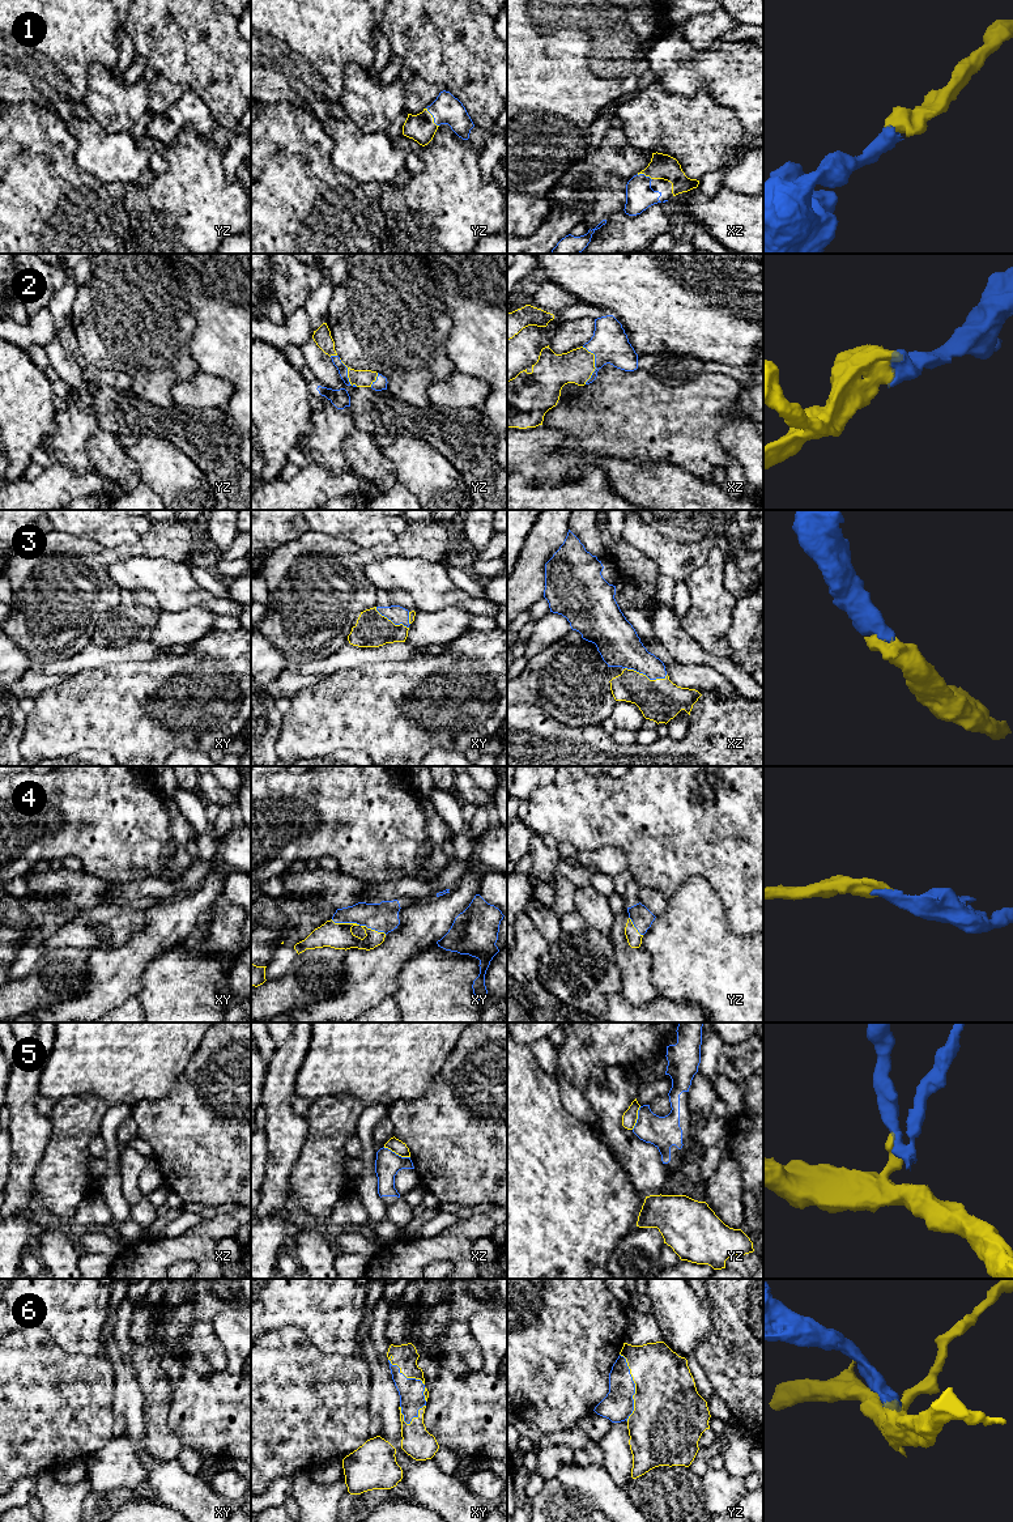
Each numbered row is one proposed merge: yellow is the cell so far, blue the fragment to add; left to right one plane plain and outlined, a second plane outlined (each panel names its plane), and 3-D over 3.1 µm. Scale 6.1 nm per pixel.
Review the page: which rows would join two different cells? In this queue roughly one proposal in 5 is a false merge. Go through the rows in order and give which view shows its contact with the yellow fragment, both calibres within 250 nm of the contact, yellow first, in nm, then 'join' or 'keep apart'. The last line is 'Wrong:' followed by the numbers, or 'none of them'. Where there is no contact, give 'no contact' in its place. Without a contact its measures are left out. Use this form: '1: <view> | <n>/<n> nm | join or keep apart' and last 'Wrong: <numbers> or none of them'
1: yz | 170/180 nm | join
2: xz | 200/240 nm | join
3: xz | 260/260 nm | join
4: xy | 160/180 nm | join
5: xz | 90/160 nm | keep apart
6: yz | 440/190 nm | join
Wrong: 5

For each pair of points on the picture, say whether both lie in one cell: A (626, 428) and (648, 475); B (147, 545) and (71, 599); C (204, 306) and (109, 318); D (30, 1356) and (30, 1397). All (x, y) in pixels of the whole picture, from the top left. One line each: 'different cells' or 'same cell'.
A: different cells
B: same cell
C: different cells
D: same cell

